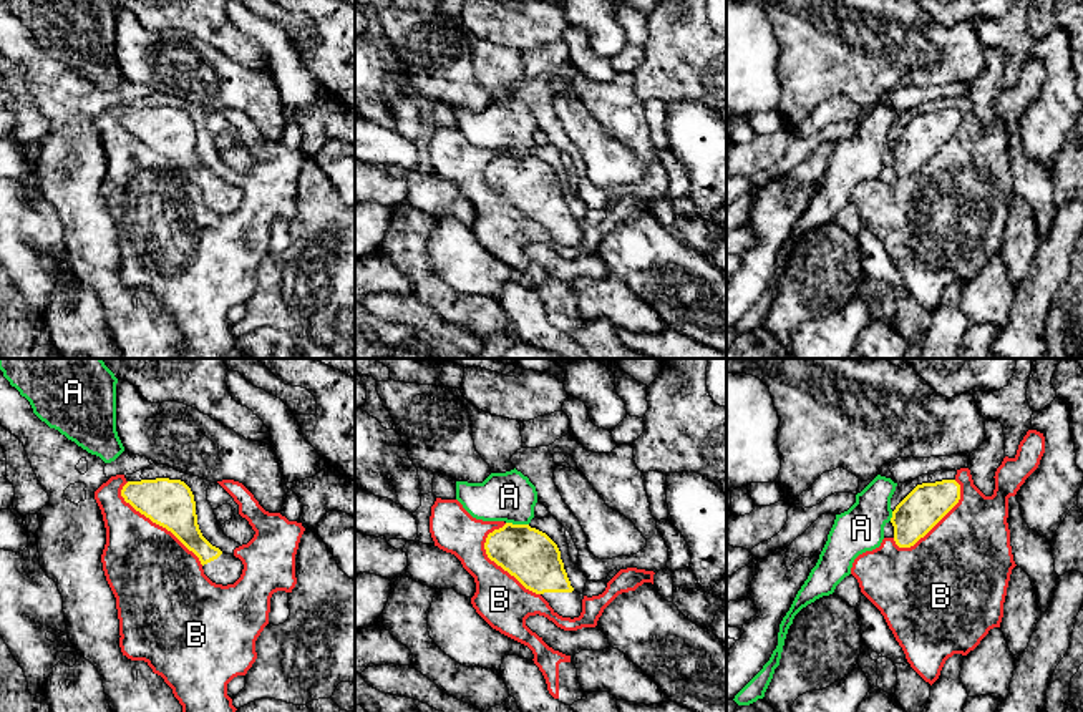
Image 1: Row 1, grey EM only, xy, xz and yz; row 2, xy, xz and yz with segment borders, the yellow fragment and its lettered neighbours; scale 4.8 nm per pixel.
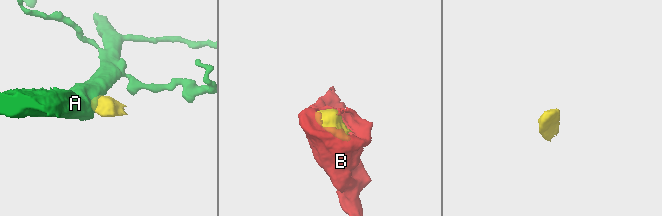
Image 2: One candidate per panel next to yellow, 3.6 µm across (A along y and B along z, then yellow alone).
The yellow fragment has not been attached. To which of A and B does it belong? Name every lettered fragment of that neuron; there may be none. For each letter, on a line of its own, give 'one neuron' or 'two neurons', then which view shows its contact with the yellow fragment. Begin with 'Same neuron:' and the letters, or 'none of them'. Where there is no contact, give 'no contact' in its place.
Same neuron: none of them
A: two neurons; meets yellow in xz
B: two neurons; meets yellow in xy

